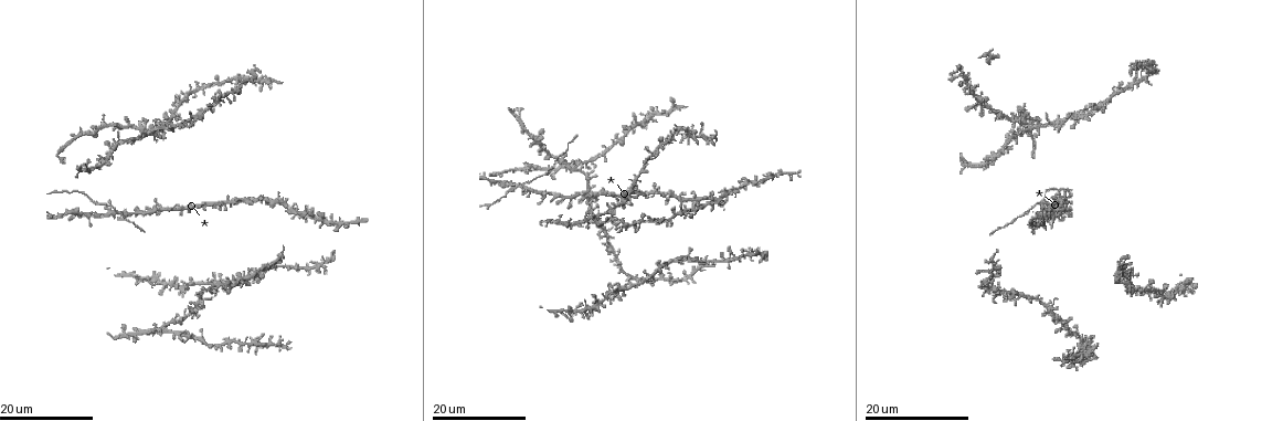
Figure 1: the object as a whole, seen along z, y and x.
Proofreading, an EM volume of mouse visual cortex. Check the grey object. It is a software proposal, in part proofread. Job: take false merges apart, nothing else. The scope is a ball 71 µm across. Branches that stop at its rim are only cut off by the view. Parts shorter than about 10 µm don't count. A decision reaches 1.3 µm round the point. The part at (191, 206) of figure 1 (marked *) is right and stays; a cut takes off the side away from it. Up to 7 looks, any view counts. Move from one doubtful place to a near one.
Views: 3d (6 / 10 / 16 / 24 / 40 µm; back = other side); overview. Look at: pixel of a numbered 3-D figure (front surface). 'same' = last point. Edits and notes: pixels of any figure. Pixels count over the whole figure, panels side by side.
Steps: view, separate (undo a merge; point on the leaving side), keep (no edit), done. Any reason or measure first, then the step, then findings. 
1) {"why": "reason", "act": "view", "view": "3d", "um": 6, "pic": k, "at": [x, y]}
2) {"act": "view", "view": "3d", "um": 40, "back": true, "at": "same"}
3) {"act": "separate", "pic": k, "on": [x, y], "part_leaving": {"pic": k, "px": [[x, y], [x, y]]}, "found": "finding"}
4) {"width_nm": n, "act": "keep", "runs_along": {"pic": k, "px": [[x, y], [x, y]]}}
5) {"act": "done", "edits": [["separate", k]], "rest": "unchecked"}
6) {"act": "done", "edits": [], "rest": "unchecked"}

{"why": "calibre changes", "act": "view", "view": "3d", "um": 16, "pic": 1, "at": [994, 256]}

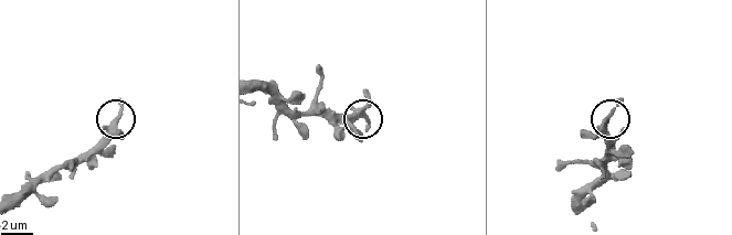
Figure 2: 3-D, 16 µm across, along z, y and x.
{"why": "closer look", "act": "view", "view": "3d", "um": 10, "pic": 2, "at": [610, 116]}

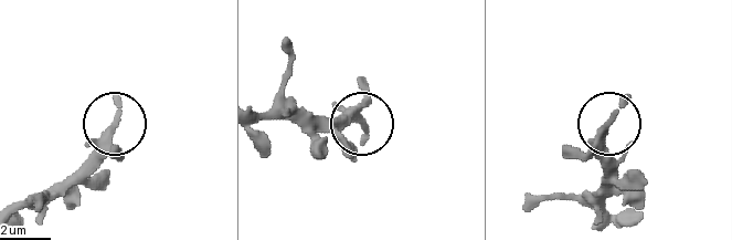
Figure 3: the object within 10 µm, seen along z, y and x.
{"act": "keep", "found": "all the same neuron"}

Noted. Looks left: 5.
{"why": "calibre changes", "act": "view", "view": "3d", "um": 24, "pic": 1, "at": [101, 162]}

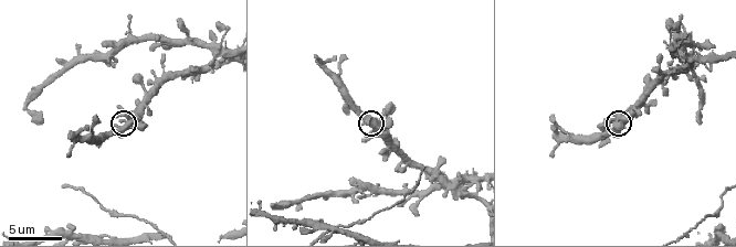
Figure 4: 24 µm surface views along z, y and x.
{"why": "closer look", "act": "view", "view": "3d", "um": 6, "pic": 4, "at": [374, 121]}

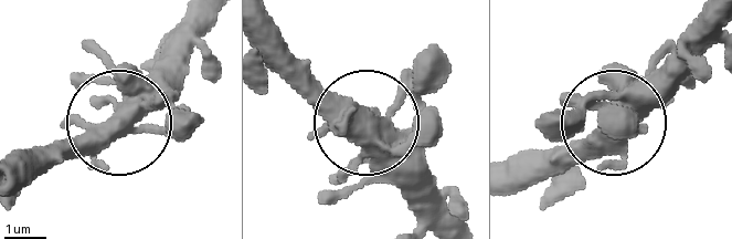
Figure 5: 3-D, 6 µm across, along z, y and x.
{"act": "keep", "runs_along": {"pic": 5, "px": [[467, 227], [288, 50]]}, "found": "one neuron here"}

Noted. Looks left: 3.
{"why": "four or more arms meet", "act": "view", "view": "3d", "um": 10, "pic": 4, "at": [231, 55]}

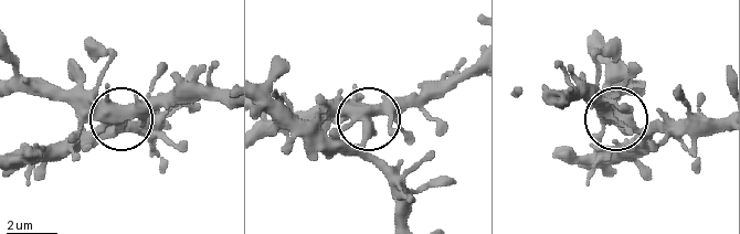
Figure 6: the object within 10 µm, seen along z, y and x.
{"side_arm_um": 41, "arms": 4, "act": "keep", "found": "one neuron here"}

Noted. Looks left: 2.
{"why": "thick turns thin", "act": "view", "view": "3d", "um": 16, "pic": 1, "at": [324, 260]}

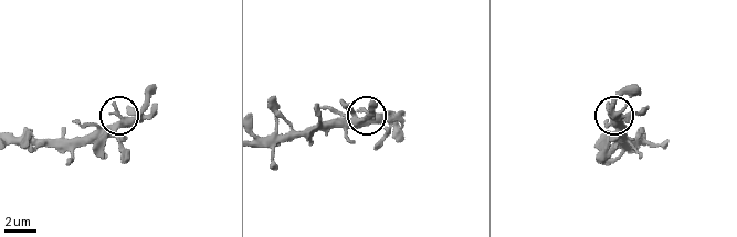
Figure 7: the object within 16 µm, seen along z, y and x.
{"act": "view", "view": "3d", "um": 6, "pic": 7, "at": [117, 114]}

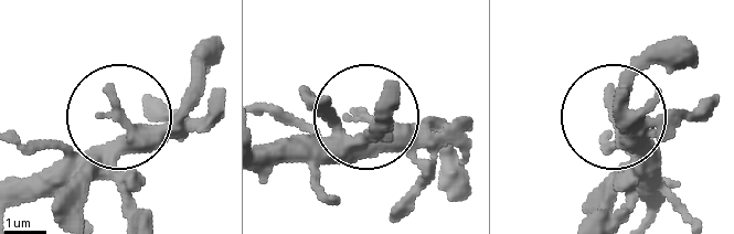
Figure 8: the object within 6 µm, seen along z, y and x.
{"act": "keep", "found": "continuous, no second neuron"}

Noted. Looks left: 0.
{"act": "done", "edits": [], "rest": "unchecked"}

